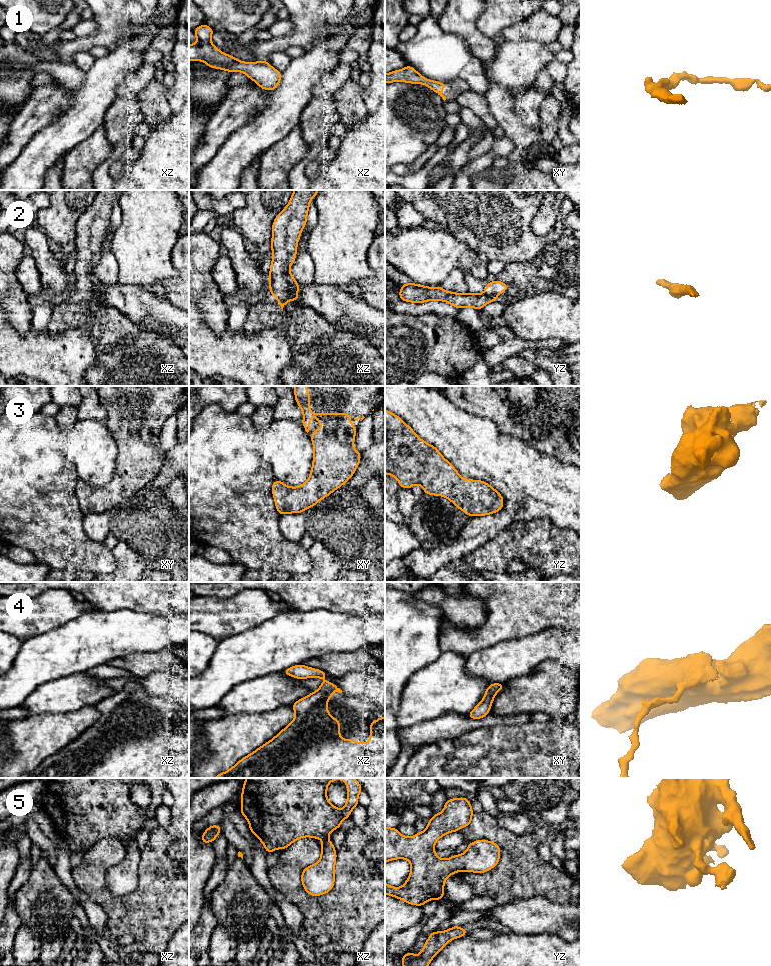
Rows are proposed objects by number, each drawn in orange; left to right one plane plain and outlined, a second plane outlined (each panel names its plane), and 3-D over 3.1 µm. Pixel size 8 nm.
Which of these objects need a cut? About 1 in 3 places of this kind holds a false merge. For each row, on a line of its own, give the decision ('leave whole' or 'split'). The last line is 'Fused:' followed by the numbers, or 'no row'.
1: leave whole
2: split
3: leave whole
4: leave whole
5: leave whole
Fused: 2

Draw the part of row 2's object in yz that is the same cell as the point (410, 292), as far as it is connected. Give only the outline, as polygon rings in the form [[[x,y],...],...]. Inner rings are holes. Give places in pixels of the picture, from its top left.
[[[411,282],[401,286],[399,296],[402,301],[406,302],[423,303],[439,300],[447,302],[457,309],[473,307],[477,310],[481,310],[486,304],[497,300],[497,296],[495,295],[486,295],[484,293],[460,294],[446,291],[440,286],[426,287]]]

